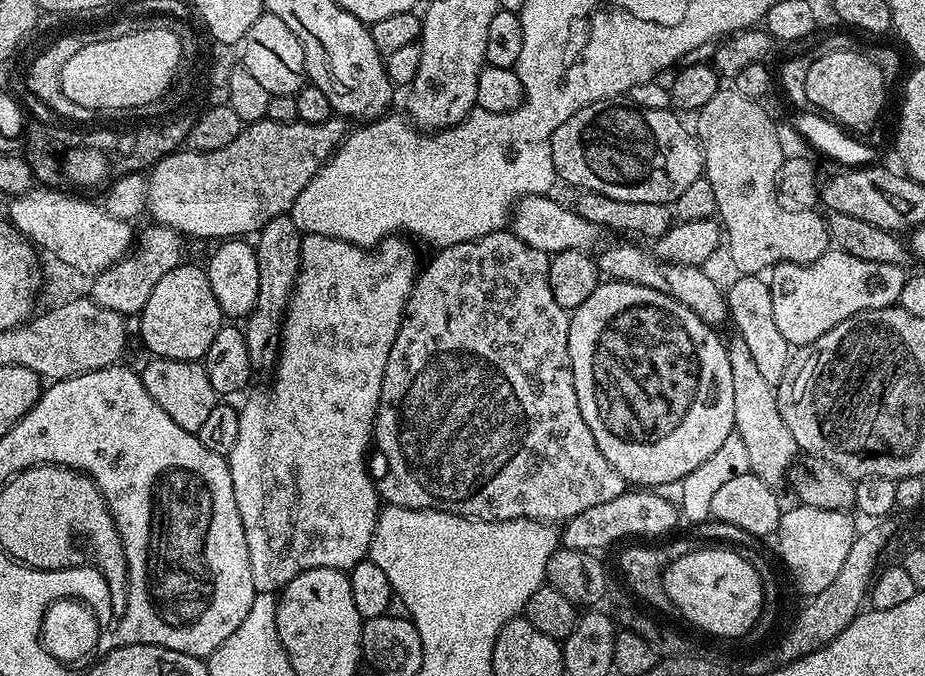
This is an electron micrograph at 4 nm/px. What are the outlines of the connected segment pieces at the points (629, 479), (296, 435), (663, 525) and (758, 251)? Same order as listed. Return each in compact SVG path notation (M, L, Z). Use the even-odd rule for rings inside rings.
M608 280L598 285L594 294L590 294L590 298L586 298L586 302L582 302L582 306L578 306L571 313L568 325L570 326L568 345L574 374L574 390L578 394L578 406L582 410L582 418L586 418L586 426L590 426L590 434L594 434L594 442L598 442L598 450L606 454L606 462L610 462L610 466L614 466L614 470L618 470L618 474L622 474L622 478L629 485L655 486L683 480L684 476L690 474L692 470L702 466L718 446L721 446L726 436L735 429L734 381L730 378L730 358L725 341L723 339L720 341L716 337L715 327L702 322L702 318L698 318L694 310L682 306L682 302L650 286Z
M322 234L305 235L301 239L300 273L296 275L296 287L292 290L292 299L288 302L288 310L280 325L278 355L274 371L271 373L272 385L265 392L254 393L244 405L239 405L238 442L234 442L234 450L230 450L226 457L230 478L234 482L234 502L238 502L238 518L242 518L242 530L246 532L246 550L250 554L250 578L254 578L257 592L279 593L294 578L298 578L298 574L306 570L351 570L359 560L368 556L382 501L377 481L372 481L372 476L368 473L367 452L368 447L371 449L374 444L376 411L382 394L382 378L386 374L386 358L390 358L392 344L404 317L404 307L410 298L412 287L416 284L418 263L416 264L415 246L417 247L411 239L400 234L384 237L376 250L380 252L365 250L357 244Z
M625 490L622 494L618 494L618 498L610 498L610 502L601 502L598 506L590 506L590 510L582 510L582 514L566 521L562 528L562 544L563 547L570 550L595 553L600 550L596 548L608 548L611 544L626 539L627 536L636 536L632 538L664 536L675 526L676 518L678 520L677 505L660 497L655 490Z
M721 90L694 116L694 132L704 151L704 175L718 202L718 220L726 237L726 252L728 248L728 256L737 268L735 271L740 274L764 274L777 264L809 264L822 258L822 254L830 248L827 219L811 208L791 207L783 203L778 195L778 177L786 151L780 145L780 136L764 106L761 101L746 98L734 90Z

